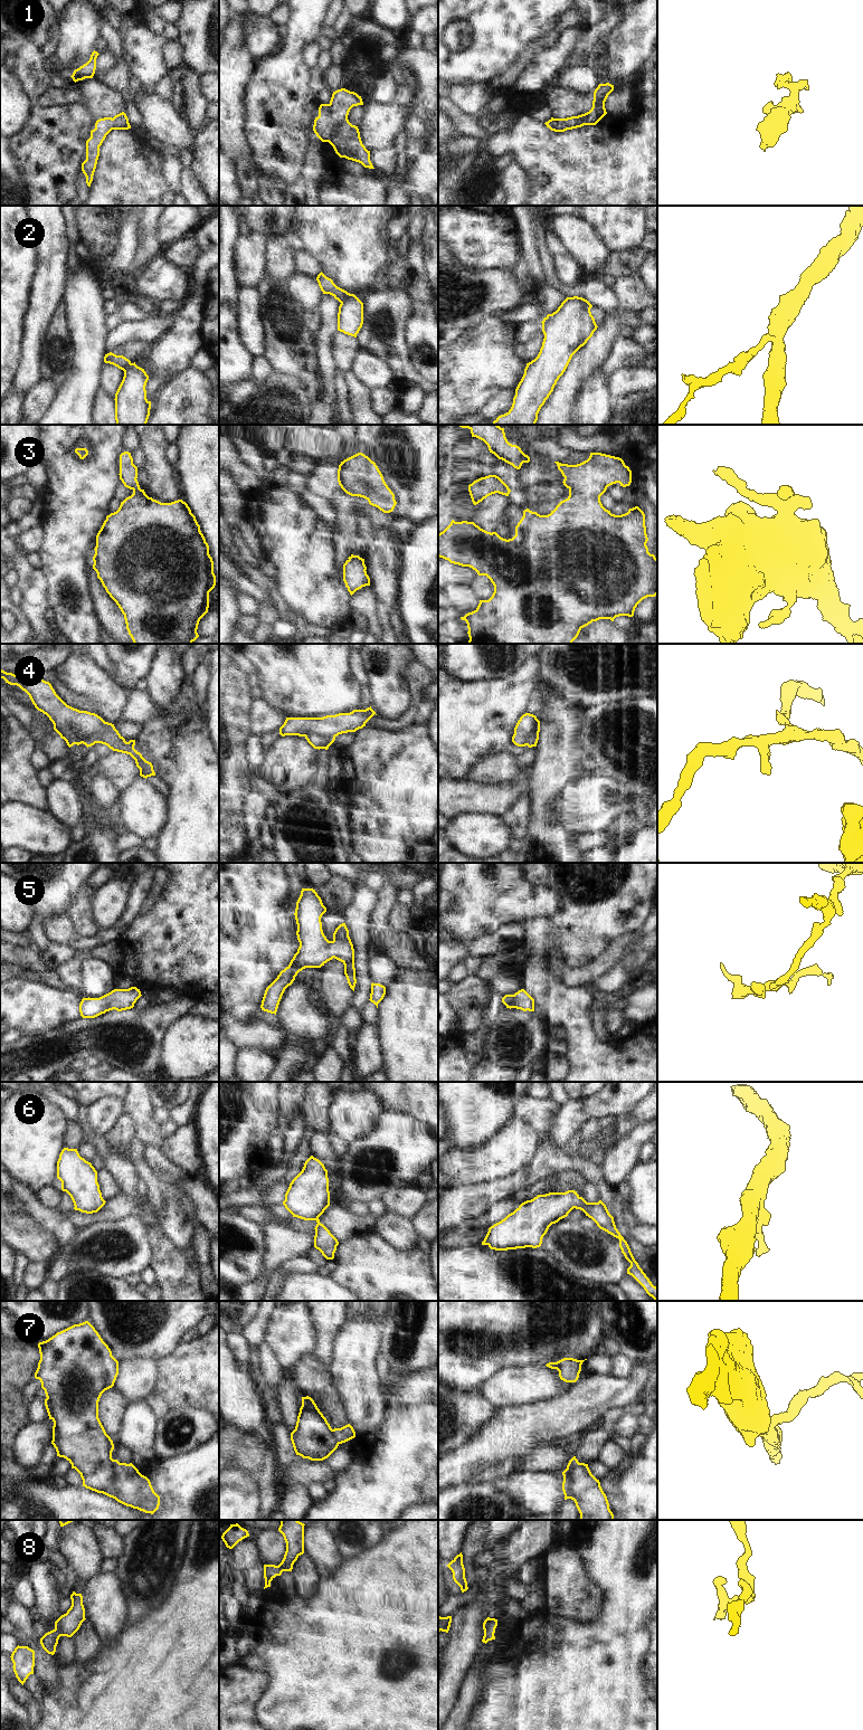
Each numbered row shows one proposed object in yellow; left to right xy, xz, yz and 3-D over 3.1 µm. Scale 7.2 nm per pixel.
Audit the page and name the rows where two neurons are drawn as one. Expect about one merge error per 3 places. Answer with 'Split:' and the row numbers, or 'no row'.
Split: 2, 4, 7.

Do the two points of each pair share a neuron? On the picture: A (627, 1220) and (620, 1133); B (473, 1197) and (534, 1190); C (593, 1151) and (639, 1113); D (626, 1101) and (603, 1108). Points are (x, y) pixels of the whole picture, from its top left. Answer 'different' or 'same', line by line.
A: different
B: different
C: same
D: same

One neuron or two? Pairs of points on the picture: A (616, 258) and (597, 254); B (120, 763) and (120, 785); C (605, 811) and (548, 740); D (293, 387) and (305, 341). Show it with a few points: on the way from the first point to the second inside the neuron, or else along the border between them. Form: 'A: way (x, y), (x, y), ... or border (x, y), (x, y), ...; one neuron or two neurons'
A: border (610, 252), (607, 263), (597, 276); two neurons
B: way (120, 769), (120, 779); one neuron
C: border (579, 777), (577, 779); two neurons
D: border (272, 370), (297, 378), (297, 393), (307, 401); two neurons

